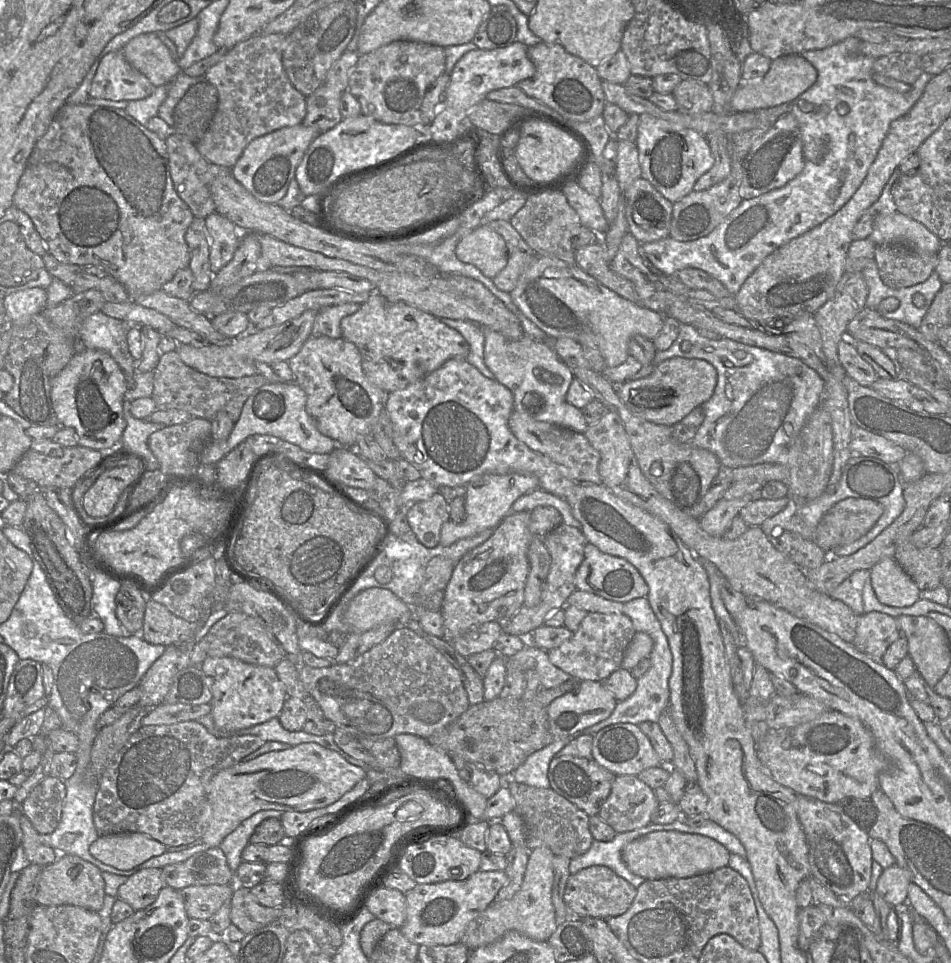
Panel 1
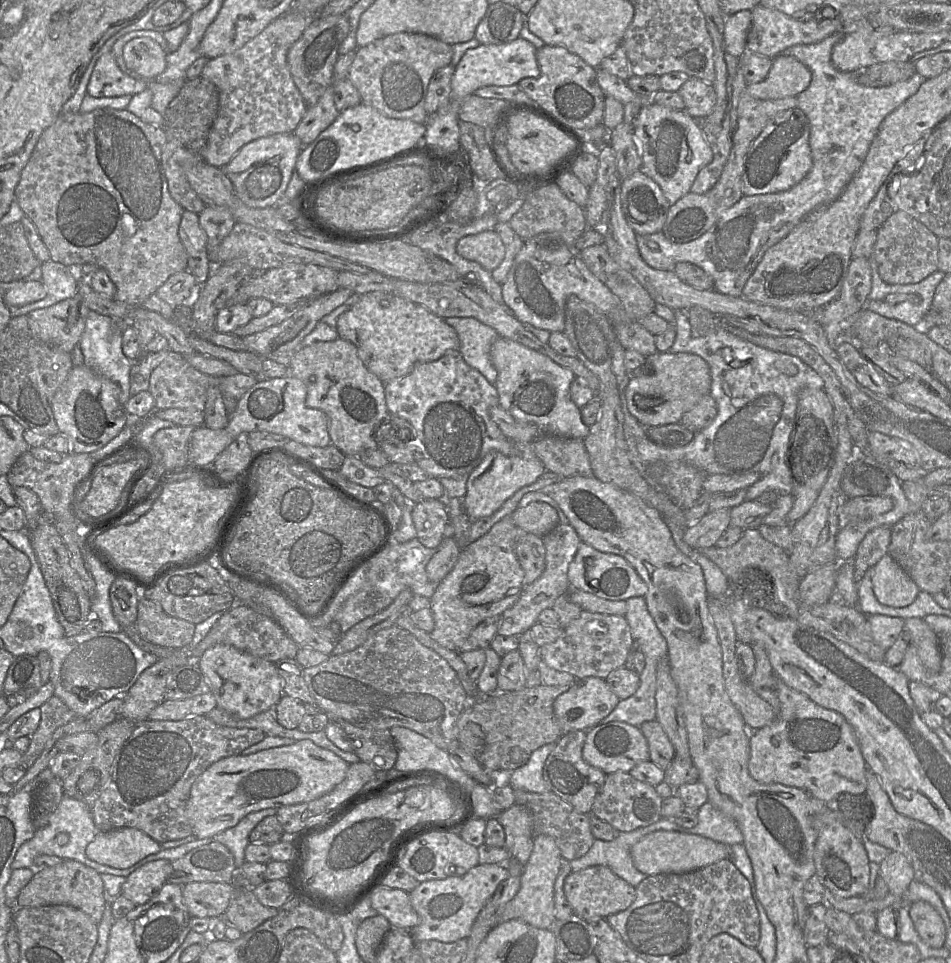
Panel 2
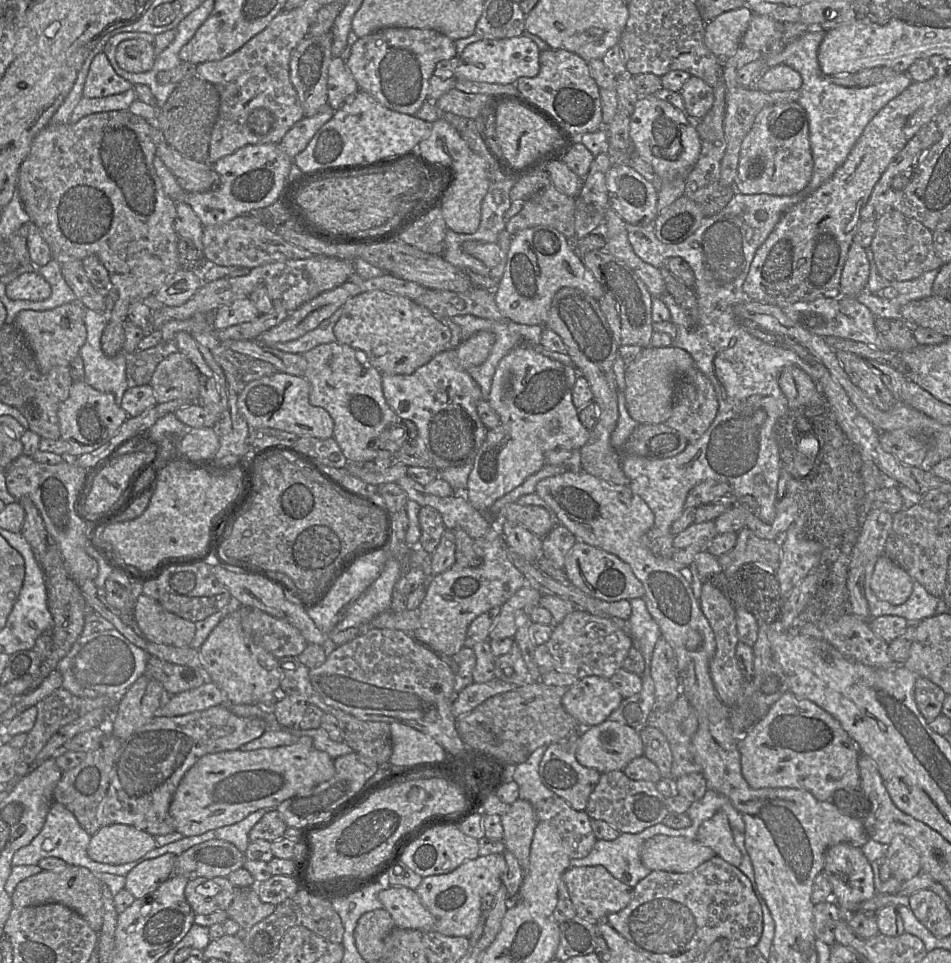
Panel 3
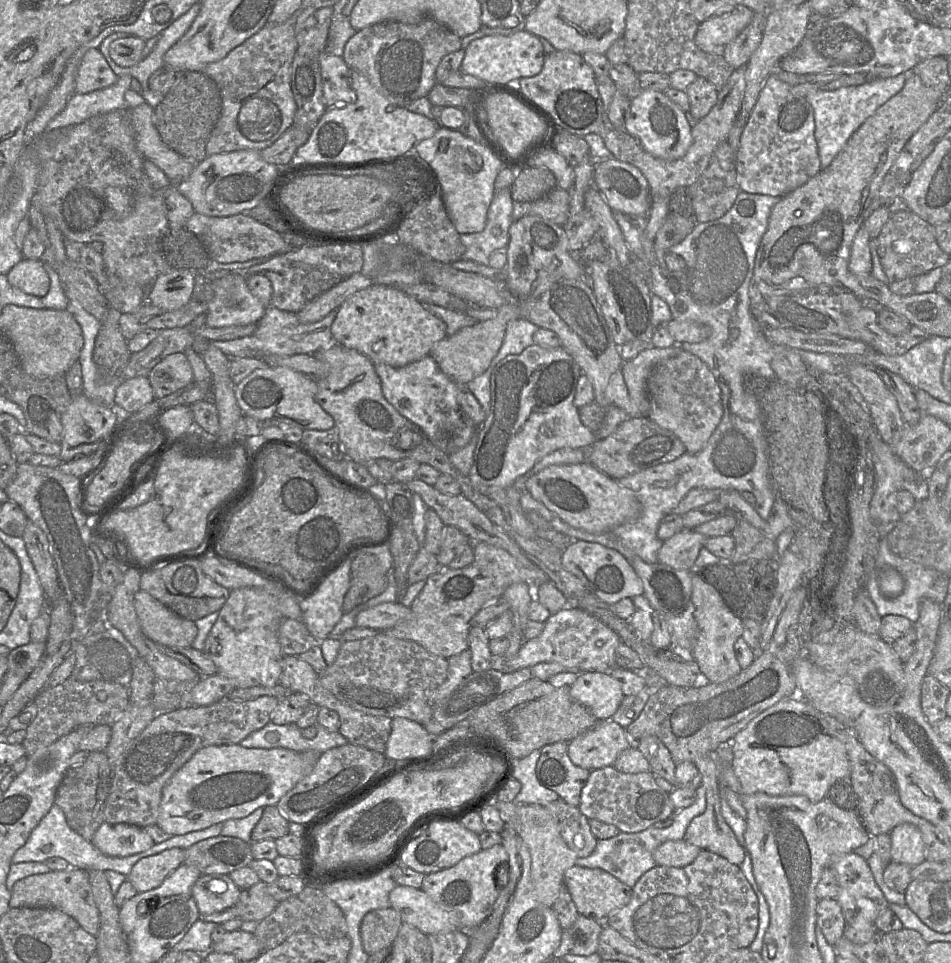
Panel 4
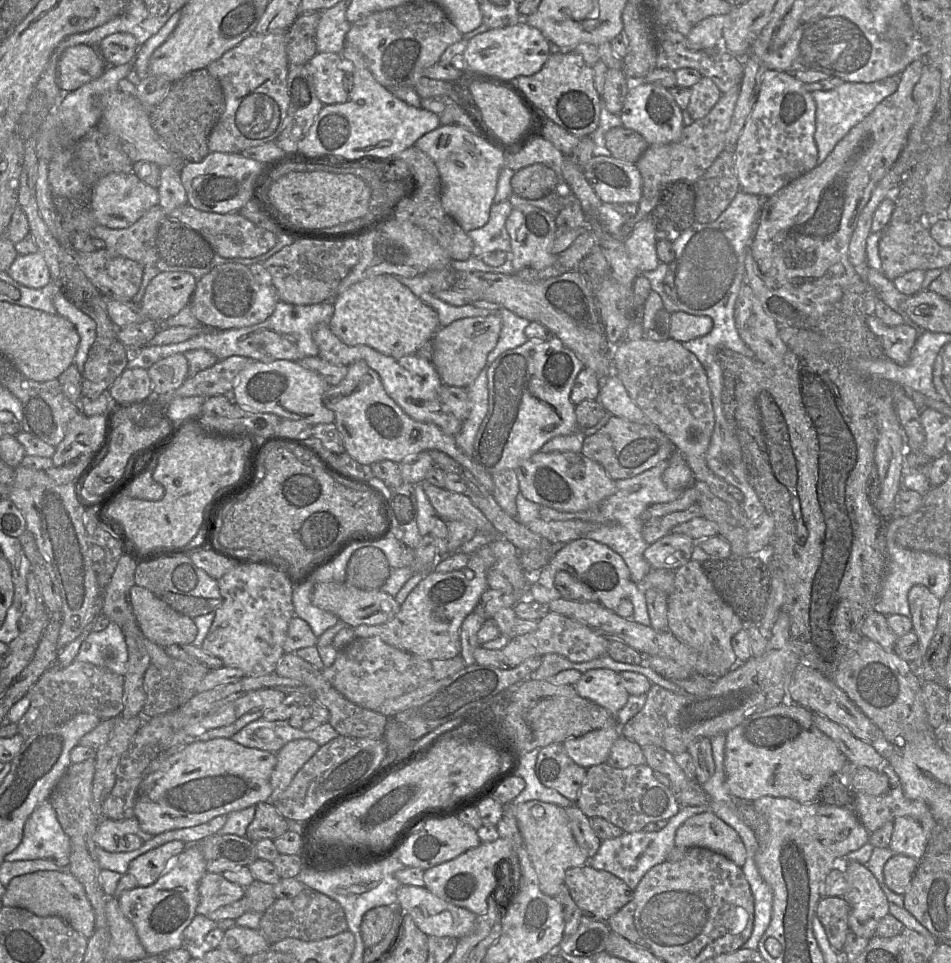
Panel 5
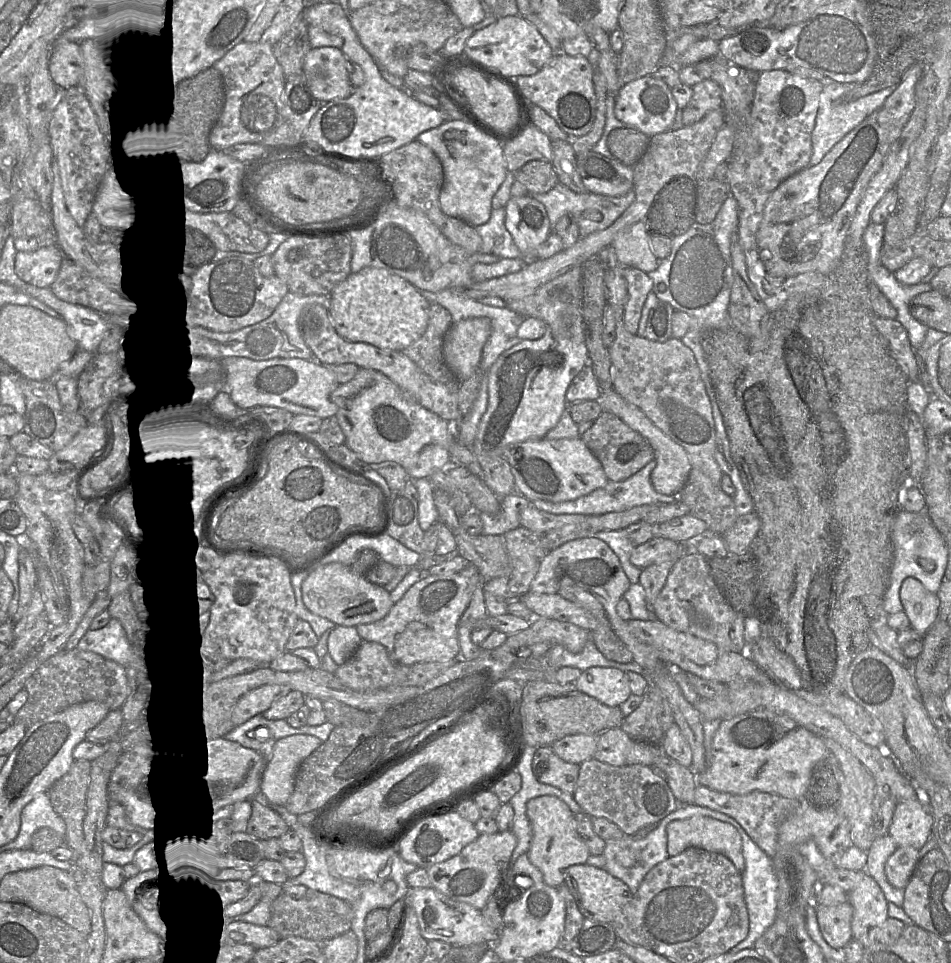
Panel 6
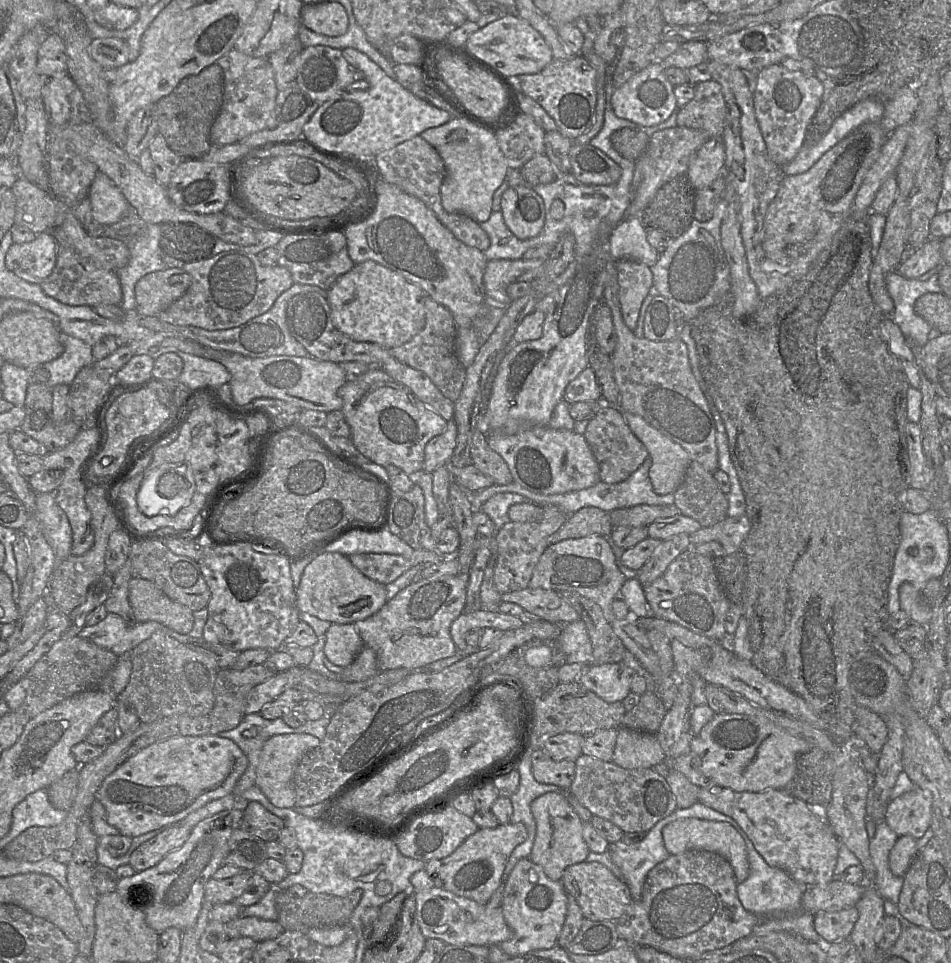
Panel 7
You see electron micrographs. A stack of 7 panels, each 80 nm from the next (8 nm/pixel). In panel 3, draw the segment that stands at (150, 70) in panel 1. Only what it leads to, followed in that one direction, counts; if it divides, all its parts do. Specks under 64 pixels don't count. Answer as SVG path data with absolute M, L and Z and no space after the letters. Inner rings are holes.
M141 38L122 41L115 54L118 65L133 73L149 71L154 64L156 53L154 46Z

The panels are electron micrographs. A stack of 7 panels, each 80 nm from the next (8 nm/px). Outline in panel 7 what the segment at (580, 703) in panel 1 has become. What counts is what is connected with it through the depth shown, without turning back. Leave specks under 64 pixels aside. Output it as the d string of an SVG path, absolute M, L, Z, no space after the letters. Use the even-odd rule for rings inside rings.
M623 662L584 666L578 681L608 703L622 702L631 692L634 671Z

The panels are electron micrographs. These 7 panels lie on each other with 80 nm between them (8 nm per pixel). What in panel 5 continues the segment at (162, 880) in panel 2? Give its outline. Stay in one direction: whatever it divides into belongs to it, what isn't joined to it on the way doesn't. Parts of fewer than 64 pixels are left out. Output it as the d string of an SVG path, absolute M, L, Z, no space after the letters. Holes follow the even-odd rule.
M182 841L167 842L133 859L128 872L135 877L138 886L149 887L166 872L185 848L186 844Z

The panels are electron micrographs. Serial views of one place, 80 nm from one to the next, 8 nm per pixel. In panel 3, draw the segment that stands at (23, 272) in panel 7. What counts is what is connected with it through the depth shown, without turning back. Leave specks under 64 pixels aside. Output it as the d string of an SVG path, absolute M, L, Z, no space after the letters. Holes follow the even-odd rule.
M38 271L24 272L6 285L6 296L11 300L41 301L50 294L50 284Z

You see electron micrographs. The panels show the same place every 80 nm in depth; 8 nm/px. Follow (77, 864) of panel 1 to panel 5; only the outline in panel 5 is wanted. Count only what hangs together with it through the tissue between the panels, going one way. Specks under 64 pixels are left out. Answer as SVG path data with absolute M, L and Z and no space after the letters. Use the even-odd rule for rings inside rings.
M36 871L14 877L5 887L3 906L25 908L38 916L59 916L90 938L95 933L95 913L82 883L69 872Z

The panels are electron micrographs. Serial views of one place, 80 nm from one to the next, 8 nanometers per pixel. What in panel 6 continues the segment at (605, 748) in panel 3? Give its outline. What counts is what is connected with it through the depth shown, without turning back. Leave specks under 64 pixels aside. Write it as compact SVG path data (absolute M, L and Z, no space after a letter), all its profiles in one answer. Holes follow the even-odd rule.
M576 734L555 741L551 748L565 762L580 765L593 759L597 742L597 735Z

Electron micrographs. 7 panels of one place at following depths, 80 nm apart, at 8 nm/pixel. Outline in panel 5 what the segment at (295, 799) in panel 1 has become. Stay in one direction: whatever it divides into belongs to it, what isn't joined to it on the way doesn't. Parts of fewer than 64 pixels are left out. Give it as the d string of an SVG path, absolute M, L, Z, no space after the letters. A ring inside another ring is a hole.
M230 738L191 743L167 758L158 770L142 781L134 807L135 819L144 832L155 836L170 830L197 826L217 816L267 802L272 792L270 777L276 763L276 753L244 747Z

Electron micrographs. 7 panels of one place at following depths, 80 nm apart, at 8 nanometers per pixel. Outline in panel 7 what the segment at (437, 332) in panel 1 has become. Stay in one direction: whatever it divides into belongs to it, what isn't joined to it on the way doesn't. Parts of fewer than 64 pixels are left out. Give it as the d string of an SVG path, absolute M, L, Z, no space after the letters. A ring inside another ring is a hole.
M373 261L356 264L350 271L337 278L327 290L334 326L354 341L371 342L391 349L410 341L425 326L425 292L401 274Z

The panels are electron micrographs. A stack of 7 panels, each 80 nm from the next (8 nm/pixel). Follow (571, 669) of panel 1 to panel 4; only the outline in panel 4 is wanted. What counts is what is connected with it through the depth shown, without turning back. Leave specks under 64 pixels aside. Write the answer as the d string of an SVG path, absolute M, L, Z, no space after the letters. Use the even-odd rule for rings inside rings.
M570 605L551 614L544 623L542 633L533 639L525 640L521 646L531 651L538 651L533 666L541 662L557 662L568 668L583 672L610 672L616 666L615 651L623 642L619 634L596 616Z

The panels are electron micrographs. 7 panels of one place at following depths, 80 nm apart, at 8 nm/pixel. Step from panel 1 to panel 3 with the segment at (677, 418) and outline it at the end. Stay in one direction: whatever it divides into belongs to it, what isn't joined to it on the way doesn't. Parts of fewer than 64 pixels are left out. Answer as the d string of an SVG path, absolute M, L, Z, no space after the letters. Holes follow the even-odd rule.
M676 346L664 348L646 347L641 350L637 358L626 365L624 397L630 417L637 424L662 424L669 418L674 403L675 387L681 376L696 367L692 356Z

